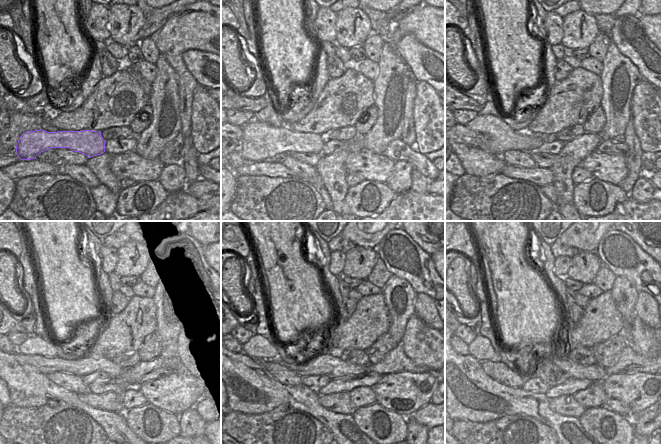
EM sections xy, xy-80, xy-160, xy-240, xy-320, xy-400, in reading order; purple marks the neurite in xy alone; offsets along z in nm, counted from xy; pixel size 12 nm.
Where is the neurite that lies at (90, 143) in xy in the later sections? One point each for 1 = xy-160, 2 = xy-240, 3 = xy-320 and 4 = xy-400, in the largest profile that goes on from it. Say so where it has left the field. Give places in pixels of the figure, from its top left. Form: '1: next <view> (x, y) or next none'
1: next xy-160 (498, 134)
2: next xy-240 (34, 345)
3: next xy-320 (257, 347)
4: next xy-400 (481, 349)

